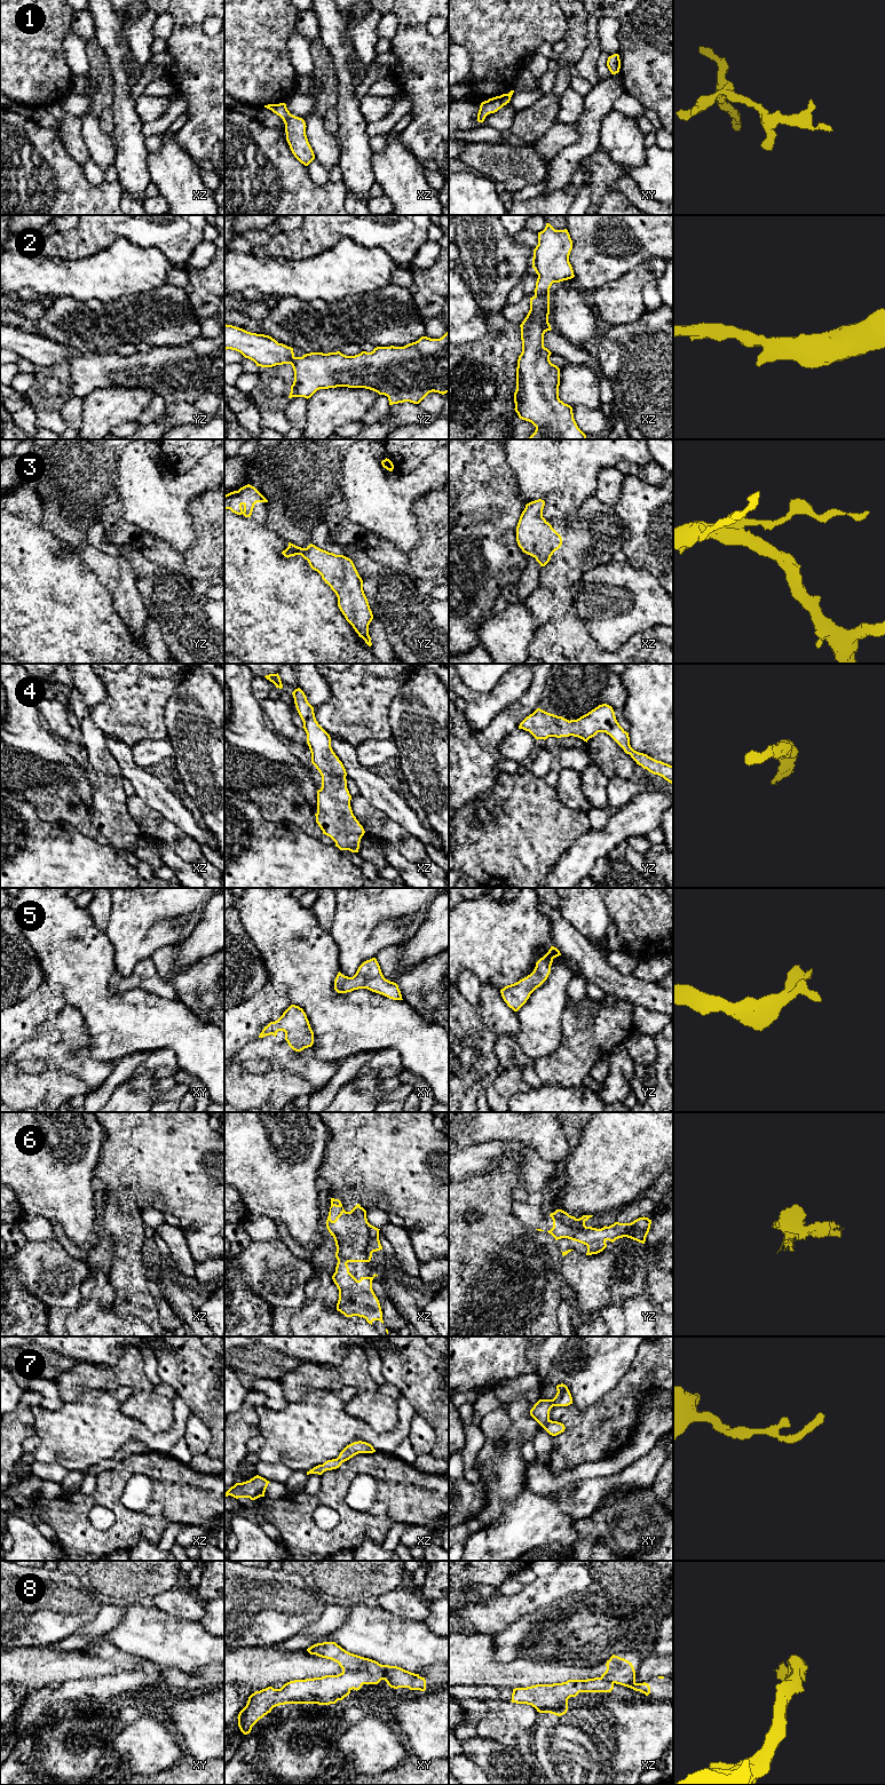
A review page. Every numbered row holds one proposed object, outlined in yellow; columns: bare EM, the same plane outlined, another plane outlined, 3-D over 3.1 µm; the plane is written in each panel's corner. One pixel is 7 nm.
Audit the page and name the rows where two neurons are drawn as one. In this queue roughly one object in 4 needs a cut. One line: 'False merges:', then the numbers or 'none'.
False merges: 8

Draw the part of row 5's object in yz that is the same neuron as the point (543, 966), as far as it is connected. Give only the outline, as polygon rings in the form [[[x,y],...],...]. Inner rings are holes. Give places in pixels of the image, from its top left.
[[[551,946],[548,952],[536,962],[530,975],[500,990],[501,997],[509,1008],[517,1012],[527,1002],[530,994],[547,979],[553,959],[559,955],[561,955],[560,951]]]

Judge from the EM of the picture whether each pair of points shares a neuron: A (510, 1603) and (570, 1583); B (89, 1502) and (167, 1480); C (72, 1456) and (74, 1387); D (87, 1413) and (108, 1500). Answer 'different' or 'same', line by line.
A: same
B: same
C: different
D: different

